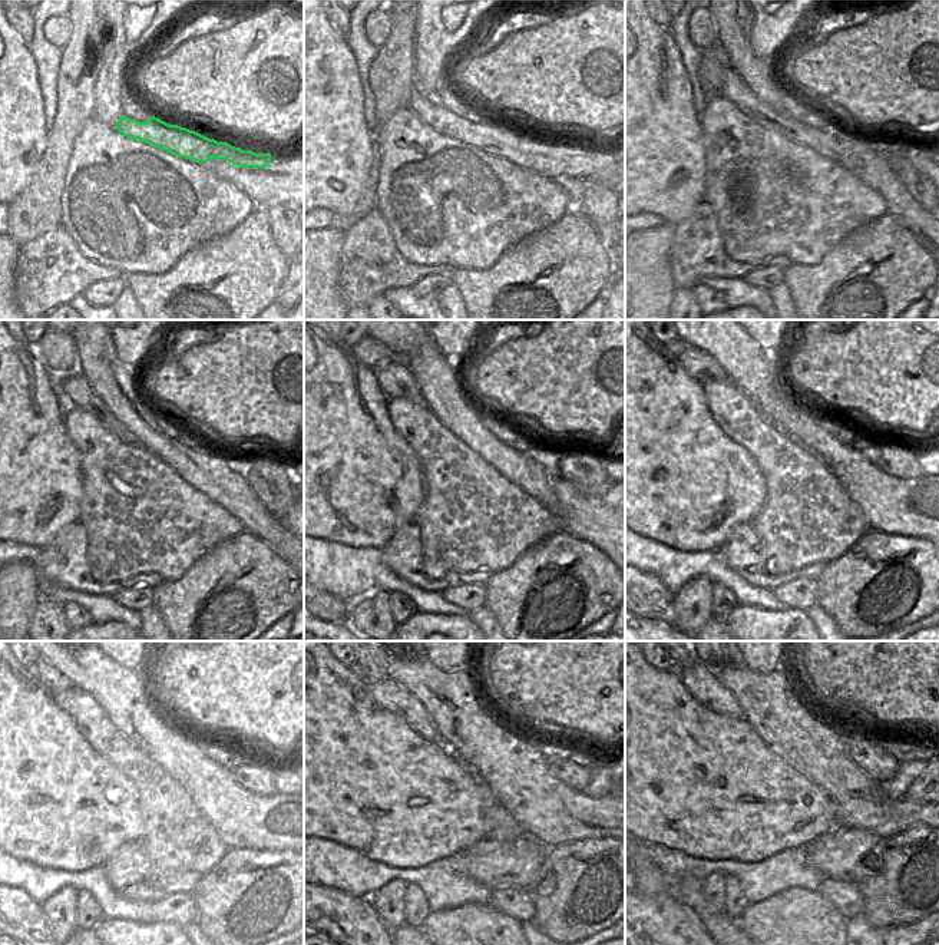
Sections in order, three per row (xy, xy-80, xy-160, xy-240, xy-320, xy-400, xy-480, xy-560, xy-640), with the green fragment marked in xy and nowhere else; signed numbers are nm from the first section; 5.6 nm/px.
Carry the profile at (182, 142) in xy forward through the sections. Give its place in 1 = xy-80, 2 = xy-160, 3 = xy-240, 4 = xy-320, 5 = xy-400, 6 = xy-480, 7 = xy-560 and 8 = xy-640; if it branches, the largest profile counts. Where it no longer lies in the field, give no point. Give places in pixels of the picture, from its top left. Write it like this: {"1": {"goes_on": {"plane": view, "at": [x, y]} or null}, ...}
{"1": {"goes_on": {"plane": "xy-80", "at": [546, 158]}}, "2": {"goes_on": {"plane": "xy-160", "at": [835, 144]}}, "3": {"goes_on": {"plane": "xy-240", "at": [75, 386]}}, "4": {"goes_on": {"plane": "xy-320", "at": [394, 379]}}, "5": {"goes_on": {"plane": "xy-400", "at": [698, 364]}}, "6": {"goes_on": {"plane": "xy-480", "at": [53, 683]}}, "7": {"goes_on": {"plane": "xy-560", "at": [367, 670]}}, "8": {"goes_on": {"plane": "xy-640", "at": [677, 670]}}}

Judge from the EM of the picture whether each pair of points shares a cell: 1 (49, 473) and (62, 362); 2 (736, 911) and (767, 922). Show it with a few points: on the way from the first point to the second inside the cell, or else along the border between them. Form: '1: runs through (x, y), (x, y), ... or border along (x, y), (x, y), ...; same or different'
1: border along (33, 347), (52, 372); different
2: border along (749, 904), (737, 921); different

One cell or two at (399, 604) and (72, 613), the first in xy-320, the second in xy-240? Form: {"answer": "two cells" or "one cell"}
{"answer": "one cell"}

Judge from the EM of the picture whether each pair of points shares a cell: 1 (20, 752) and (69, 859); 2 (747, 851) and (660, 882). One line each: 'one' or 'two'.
1: one
2: two

